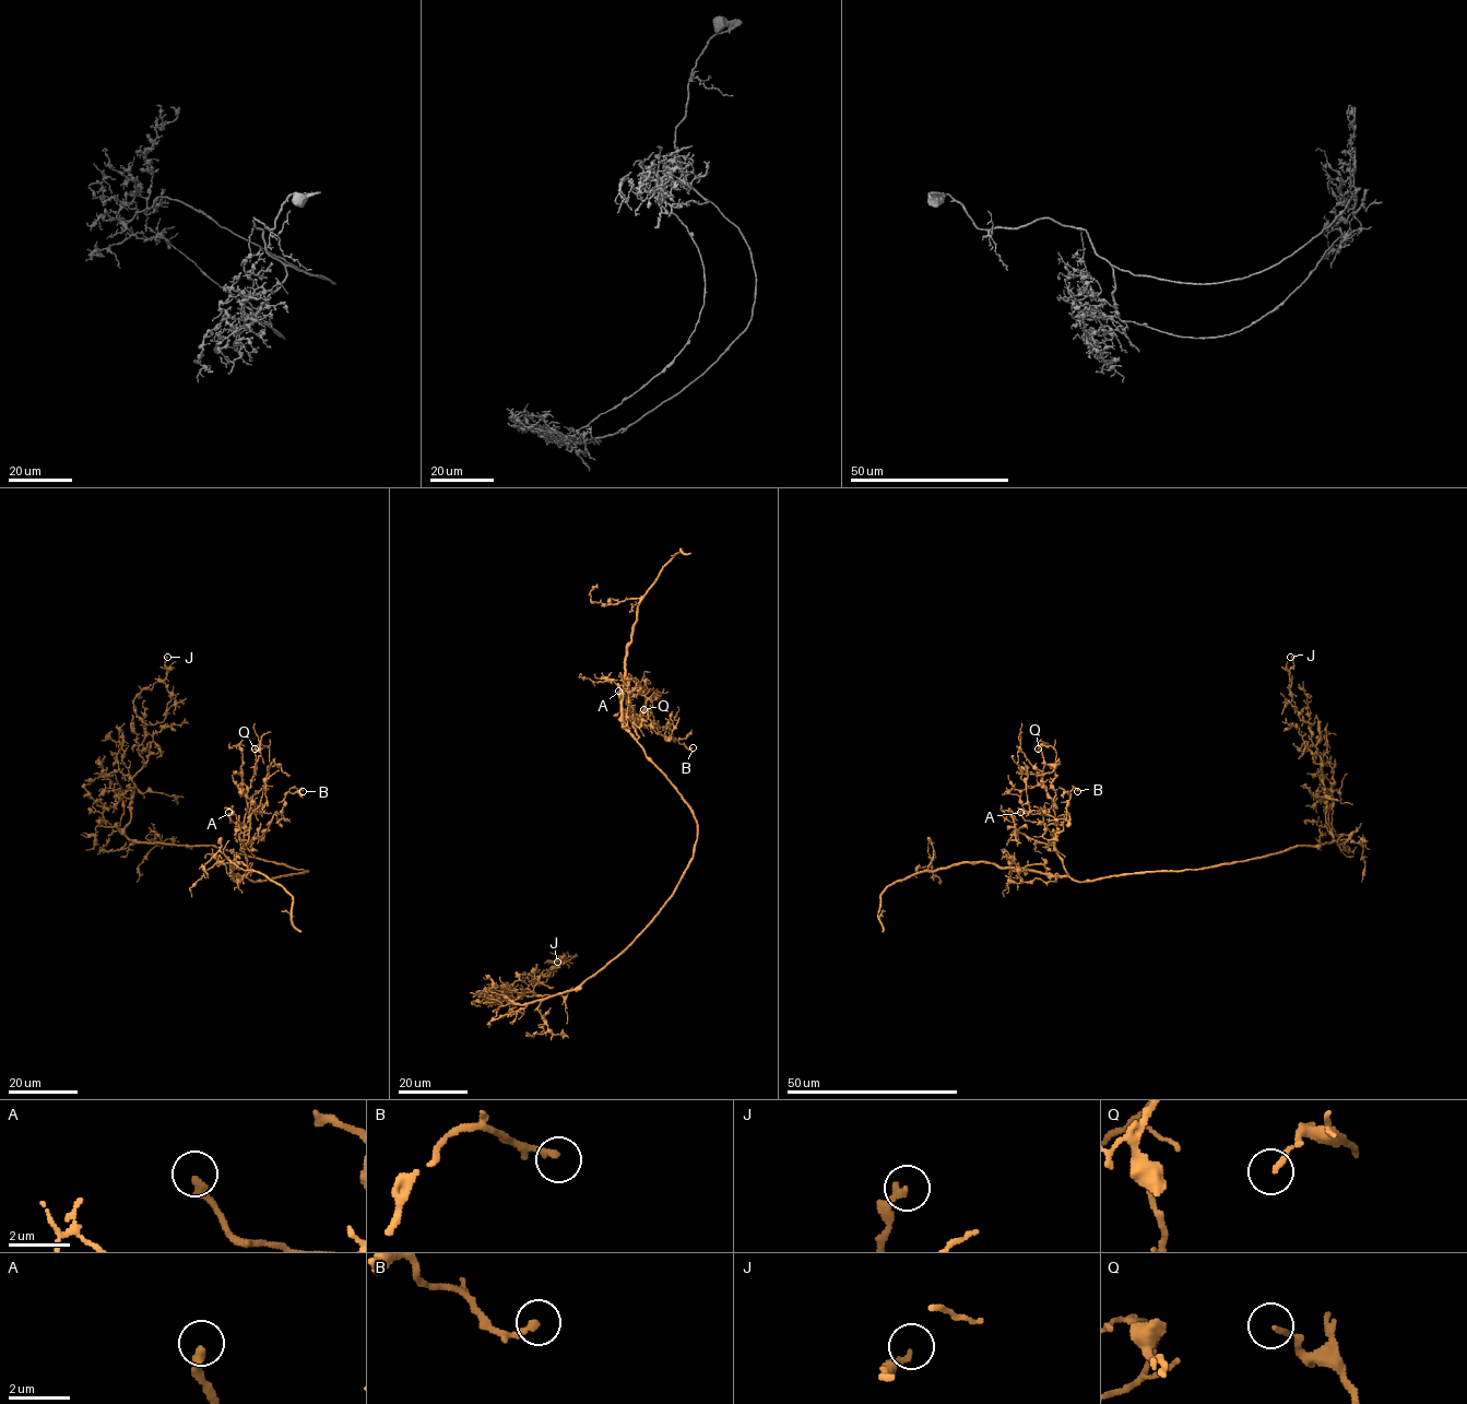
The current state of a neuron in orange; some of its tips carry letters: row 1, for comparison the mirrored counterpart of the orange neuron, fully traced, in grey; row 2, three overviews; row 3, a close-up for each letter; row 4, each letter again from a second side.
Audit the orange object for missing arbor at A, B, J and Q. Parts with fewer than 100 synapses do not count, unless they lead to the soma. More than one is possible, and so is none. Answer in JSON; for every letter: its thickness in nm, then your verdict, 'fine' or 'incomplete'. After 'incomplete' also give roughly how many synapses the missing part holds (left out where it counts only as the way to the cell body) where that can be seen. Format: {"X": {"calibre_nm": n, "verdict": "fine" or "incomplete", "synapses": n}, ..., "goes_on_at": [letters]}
{"A": {"calibre_nm": 280, "verdict": "fine"}, "B": {"calibre_nm": 220, "verdict": "fine"}, "J": {"calibre_nm": 200, "verdict": "fine"}, "Q": {"calibre_nm": 150, "verdict": "fine"}, "goes_on_at": []}

